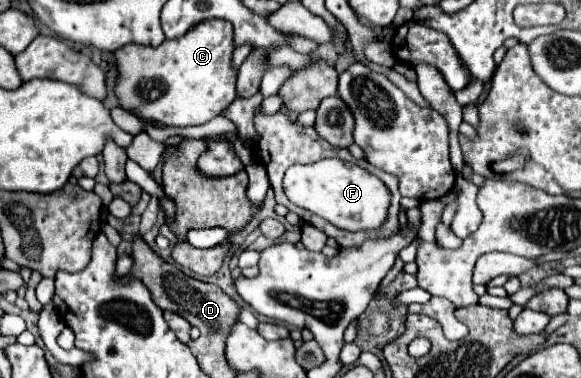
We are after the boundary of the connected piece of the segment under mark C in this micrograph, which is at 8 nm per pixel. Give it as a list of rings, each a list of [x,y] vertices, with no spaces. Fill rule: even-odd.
[[[205,19],[191,27],[183,37],[165,39],[159,47],[147,45],[125,45],[115,53],[117,57],[117,83],[115,97],[119,107],[141,117],[151,119],[161,125],[203,125],[227,109],[235,99],[235,77],[237,71],[231,69],[233,53],[233,25],[225,19]]]

